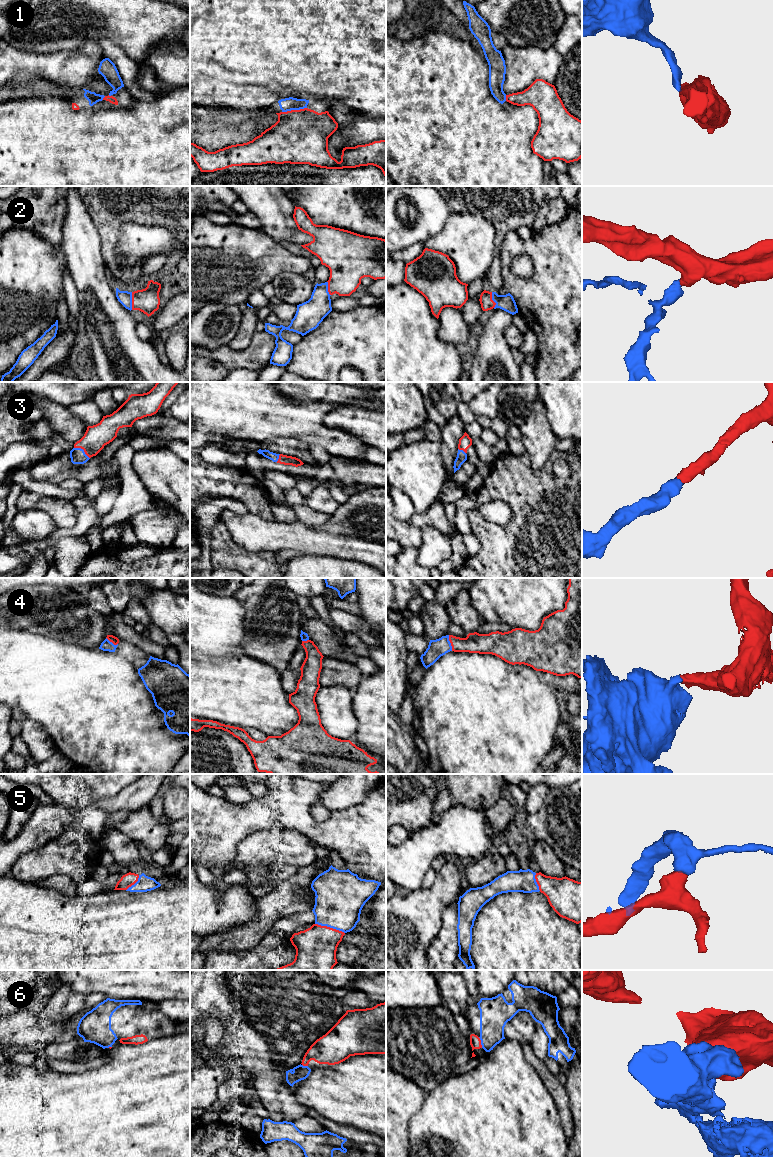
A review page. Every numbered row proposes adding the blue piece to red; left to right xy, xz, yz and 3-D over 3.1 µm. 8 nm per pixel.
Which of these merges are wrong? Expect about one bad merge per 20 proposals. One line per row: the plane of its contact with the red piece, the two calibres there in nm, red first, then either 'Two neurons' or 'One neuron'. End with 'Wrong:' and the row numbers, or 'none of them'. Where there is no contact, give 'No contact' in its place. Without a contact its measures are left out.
1: Touches red in xz. Thickness 440 nm (red) against 110 nm. One neuron
2: Touches red in xy. Thickness 200 nm (red) against 110 nm. One neuron
3: Touches red in xy. Thickness 190 nm (red) against 120 nm. One neuron
4: Touches red in yz. Thickness 160 nm (red) against 140 nm. One neuron
5: Touches red in xz. Thickness 320 nm (red) against 380 nm. One neuron
6: Touches red in yz. Thickness 90 nm (red) against 240 nm. One neuron
Wrong: none of them

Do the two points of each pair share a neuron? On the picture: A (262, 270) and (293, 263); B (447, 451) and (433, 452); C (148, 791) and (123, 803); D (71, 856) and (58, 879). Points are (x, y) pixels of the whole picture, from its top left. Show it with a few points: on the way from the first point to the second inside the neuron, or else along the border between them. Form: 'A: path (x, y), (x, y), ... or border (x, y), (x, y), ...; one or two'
A: path (270, 263), (285, 263); one
B: border (439, 442), (446, 474); two
C: path (142, 791), (129, 798); one
D: border (38, 880), (56, 874), (66, 874), (76, 885); two

